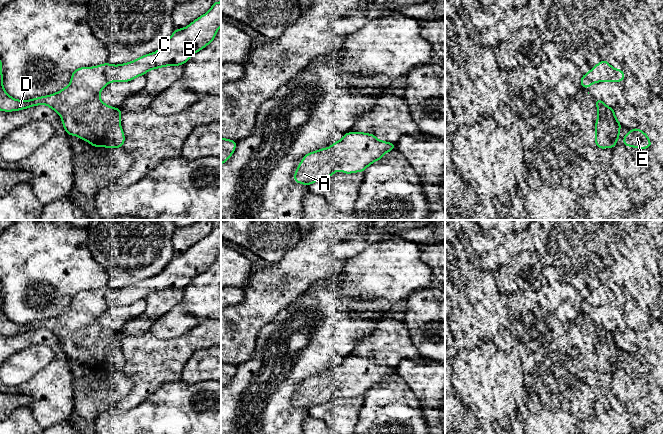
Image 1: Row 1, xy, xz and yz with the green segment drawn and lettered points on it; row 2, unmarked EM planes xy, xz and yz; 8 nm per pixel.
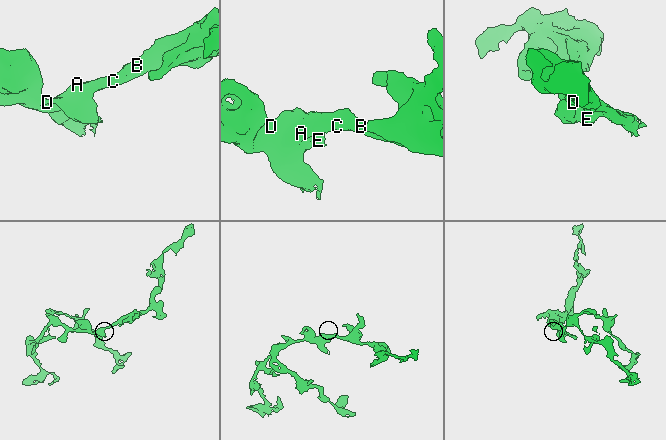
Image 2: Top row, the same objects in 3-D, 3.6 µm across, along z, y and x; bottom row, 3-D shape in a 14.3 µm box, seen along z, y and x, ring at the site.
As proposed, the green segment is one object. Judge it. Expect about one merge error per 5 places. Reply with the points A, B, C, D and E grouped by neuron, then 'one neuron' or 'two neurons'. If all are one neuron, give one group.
groups A B C D E; one neuron

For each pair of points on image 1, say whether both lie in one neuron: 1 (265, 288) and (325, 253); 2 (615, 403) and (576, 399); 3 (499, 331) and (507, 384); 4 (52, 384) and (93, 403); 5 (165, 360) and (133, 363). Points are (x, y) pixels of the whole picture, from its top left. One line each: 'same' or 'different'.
1: same
2: different
3: different
4: different
5: same

